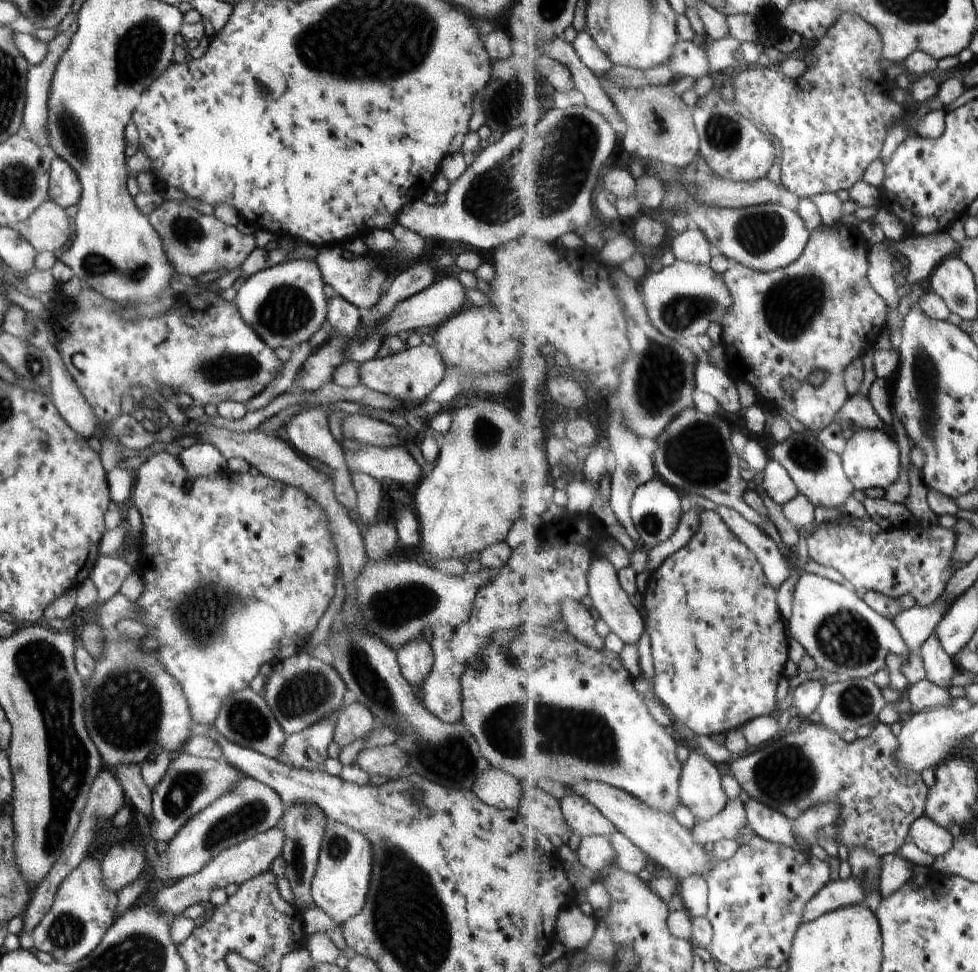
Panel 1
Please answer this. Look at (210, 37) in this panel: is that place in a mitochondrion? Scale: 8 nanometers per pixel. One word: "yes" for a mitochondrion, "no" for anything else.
no

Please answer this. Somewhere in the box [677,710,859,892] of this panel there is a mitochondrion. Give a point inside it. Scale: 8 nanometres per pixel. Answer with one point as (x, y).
(786, 775)

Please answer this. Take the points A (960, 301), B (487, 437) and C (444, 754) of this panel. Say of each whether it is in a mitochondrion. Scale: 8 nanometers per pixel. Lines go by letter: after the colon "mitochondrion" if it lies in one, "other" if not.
A: mitochondrion
B: mitochondrion
C: mitochondrion

